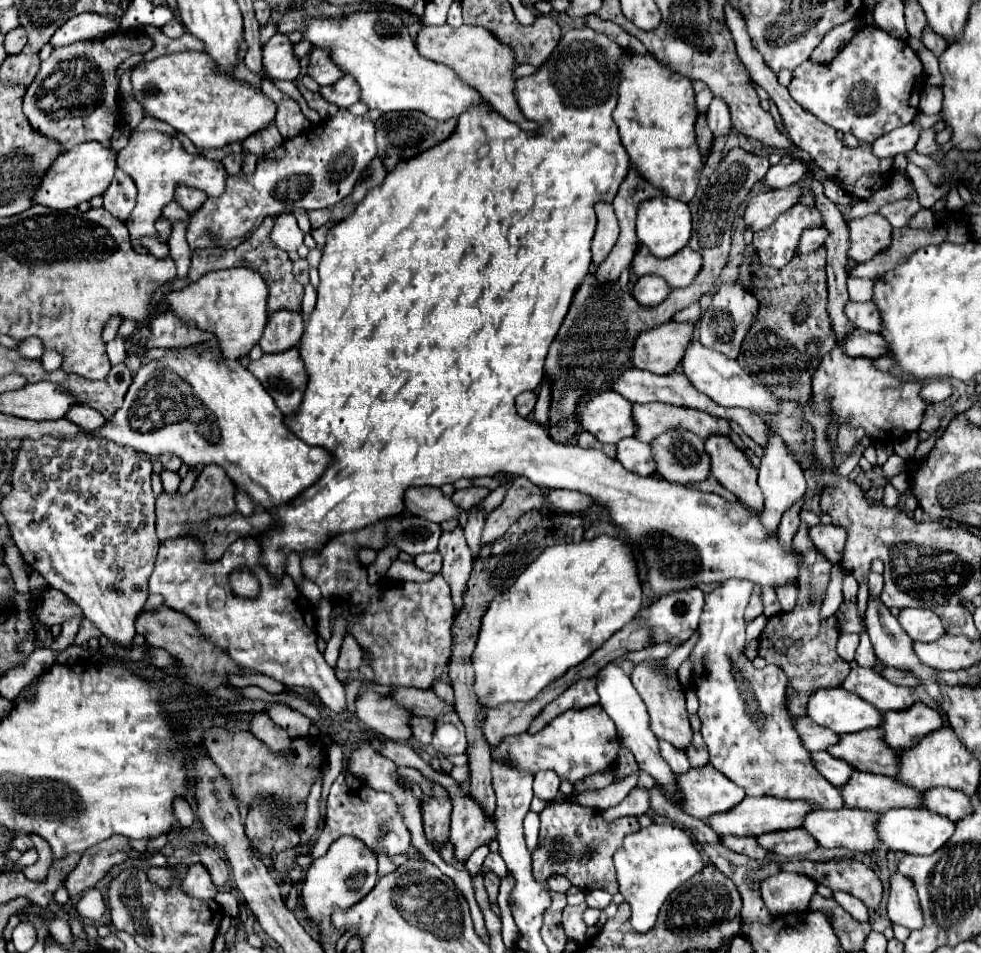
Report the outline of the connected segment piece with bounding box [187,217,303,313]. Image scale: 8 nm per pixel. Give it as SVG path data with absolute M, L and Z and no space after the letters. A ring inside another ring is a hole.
M267 217L261 227L249 237L245 239L239 247L235 249L221 249L221 247L213 247L213 249L195 249L193 251L193 263L191 263L191 269L189 269L189 275L187 279L189 281L197 281L201 279L205 273L209 271L215 271L215 269L229 269L229 267L247 267L247 269L253 269L257 271L263 281L267 283L269 287L269 305L267 309L269 311L279 311L279 309L289 309L293 313L297 313L301 309L301 297L303 297L303 287L293 279L293 263L289 259L287 253L279 251L271 239L269 239L269 233L271 233L271 227L275 223L275 217Z

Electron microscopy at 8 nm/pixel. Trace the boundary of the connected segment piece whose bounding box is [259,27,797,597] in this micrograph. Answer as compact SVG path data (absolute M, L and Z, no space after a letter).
M591 27L569 29L557 43L553 55L549 55L547 63L543 63L533 75L521 77L515 81L515 99L519 103L525 119L537 123L535 131L525 131L519 125L501 117L493 107L485 103L471 105L459 119L455 131L443 141L431 147L431 151L423 151L423 155L415 155L415 159L407 159L399 163L391 173L387 173L381 185L371 189L367 197L359 203L351 217L335 223L327 233L327 243L323 247L323 257L319 263L319 289L317 289L317 305L309 317L305 333L299 343L301 359L309 373L309 385L299 407L299 413L285 423L289 429L303 439L307 445L319 445L331 451L333 463L327 473L309 487L303 495L287 503L287 507L279 507L271 511L277 519L277 529L267 531L259 537L259 545L263 549L263 563L275 575L285 573L285 557L289 551L319 551L327 543L329 533L345 533L363 529L379 519L399 515L403 511L403 493L409 485L431 485L441 487L445 483L453 483L459 477L485 477L495 473L523 475L531 483L541 489L575 489L583 495L591 495L597 505L605 507L611 521L623 529L627 535L627 543L641 555L647 567L647 585L659 597L669 595L673 591L685 591L697 587L699 583L723 583L725 579L749 579L757 585L783 585L789 581L797 581L797 551L783 549L777 543L777 535L767 535L765 527L759 523L759 517L753 517L739 503L729 503L715 493L703 493L695 489L687 489L683 485L675 485L669 481L659 481L653 477L641 477L637 473L627 471L617 459L609 459L599 449L583 449L573 443L555 443L543 425L537 425L531 419L519 417L515 411L515 397L523 391L535 391L535 387L543 379L543 363L549 345L555 339L555 331L559 331L563 323L563 315L567 315L567 307L579 283L587 277L591 265L591 239L597 227L595 203L605 201L613 203L619 185L629 173L631 161L619 139L617 125L613 123L613 109L619 99L619 59L625 49L609 39L605 33L593 31Z

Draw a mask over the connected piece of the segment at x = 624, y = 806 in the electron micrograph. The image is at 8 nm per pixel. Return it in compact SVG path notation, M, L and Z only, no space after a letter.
M635 787L619 805L601 811L601 815L607 823L613 823L613 819L621 819L623 815L643 815L643 813L647 813L647 805L649 805L649 793L645 789Z

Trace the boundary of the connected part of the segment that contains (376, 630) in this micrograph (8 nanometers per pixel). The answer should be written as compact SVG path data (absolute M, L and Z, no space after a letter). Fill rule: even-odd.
M435 575L427 583L395 583L395 581L379 581L375 585L367 585L363 591L351 593L351 603L355 607L363 607L363 615L353 619L347 633L357 639L357 643L367 651L369 665L375 673L375 681L379 685L405 685L431 689L435 681L443 675L449 657L451 657L451 623L455 615L455 607L451 601L449 585L443 575Z

